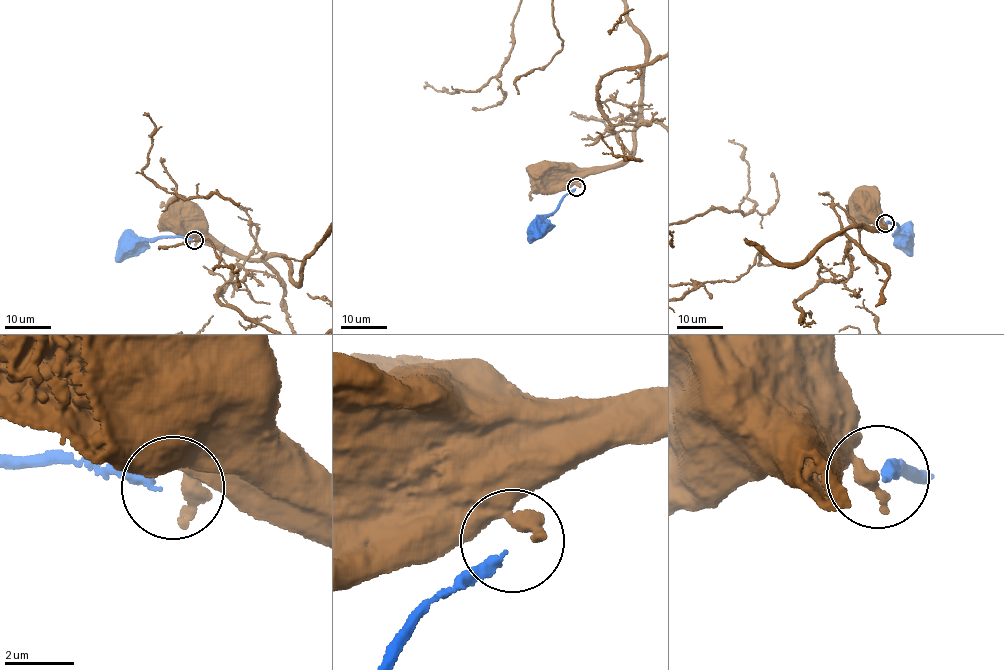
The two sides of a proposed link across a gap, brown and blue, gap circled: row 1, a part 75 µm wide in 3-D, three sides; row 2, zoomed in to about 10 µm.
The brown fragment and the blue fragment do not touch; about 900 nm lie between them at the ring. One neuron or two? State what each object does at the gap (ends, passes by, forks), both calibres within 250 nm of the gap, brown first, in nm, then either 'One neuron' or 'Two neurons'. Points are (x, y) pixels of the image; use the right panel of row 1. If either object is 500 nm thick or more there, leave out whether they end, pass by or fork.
Thickness 550 nm (brown) against 280 nm. Two neurons

